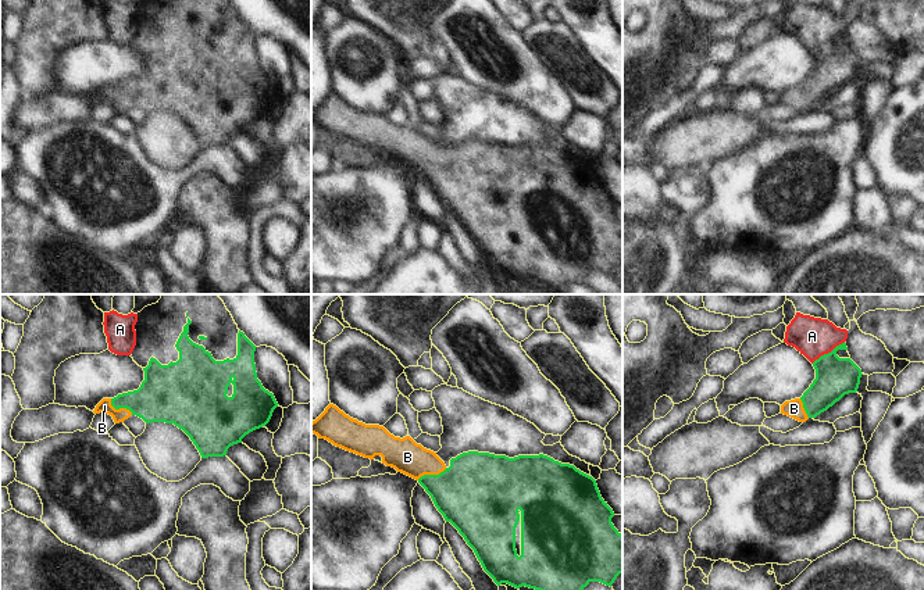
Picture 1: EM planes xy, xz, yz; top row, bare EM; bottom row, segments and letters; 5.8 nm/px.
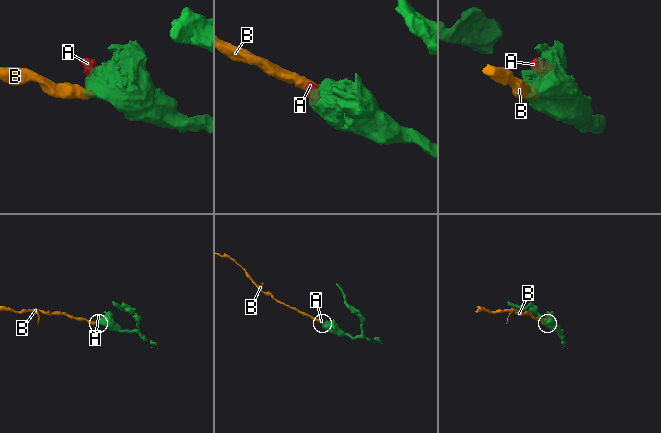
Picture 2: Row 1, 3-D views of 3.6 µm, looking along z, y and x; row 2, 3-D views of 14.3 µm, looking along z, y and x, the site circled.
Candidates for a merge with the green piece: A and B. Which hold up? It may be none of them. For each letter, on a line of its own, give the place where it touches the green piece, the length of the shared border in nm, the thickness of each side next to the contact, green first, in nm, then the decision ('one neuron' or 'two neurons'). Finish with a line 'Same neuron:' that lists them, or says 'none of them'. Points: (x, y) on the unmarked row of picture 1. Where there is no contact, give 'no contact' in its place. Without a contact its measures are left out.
A: meets green in yz at (828, 42); contact 220 nm long; 220 nm thick on the green side, 220 nm on the other; two neurons
B: meets green in xy at (120, 96); contact 160 nm long; 280 nm thick on the green side, 80 nm on the other; one neuron
Same neuron: B

